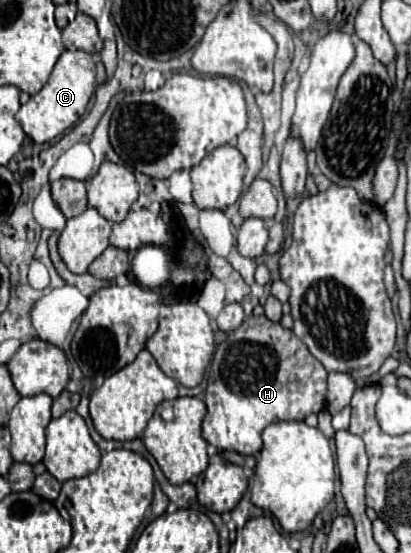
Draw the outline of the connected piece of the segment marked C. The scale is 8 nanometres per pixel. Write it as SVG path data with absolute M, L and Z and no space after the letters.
M63 51L57 59L45 87L31 95L31 99L17 111L17 121L35 143L49 143L75 125L95 93L96 63L93 55L85 51Z

